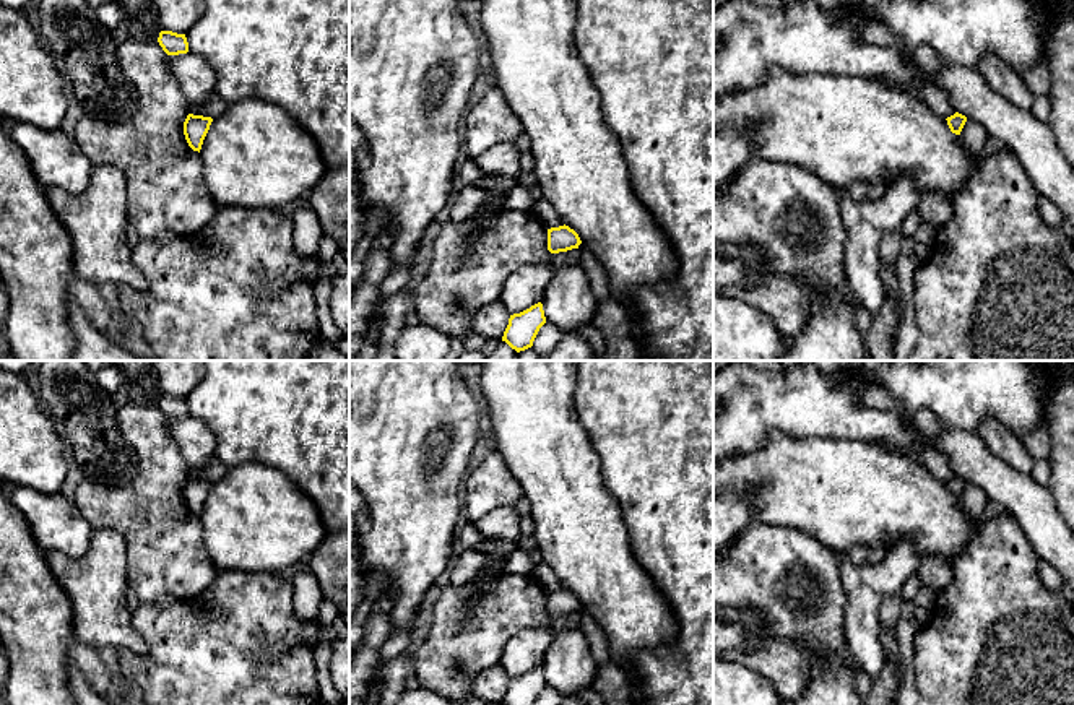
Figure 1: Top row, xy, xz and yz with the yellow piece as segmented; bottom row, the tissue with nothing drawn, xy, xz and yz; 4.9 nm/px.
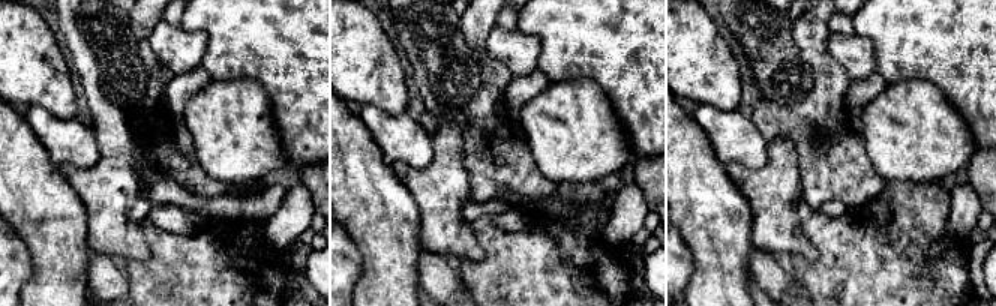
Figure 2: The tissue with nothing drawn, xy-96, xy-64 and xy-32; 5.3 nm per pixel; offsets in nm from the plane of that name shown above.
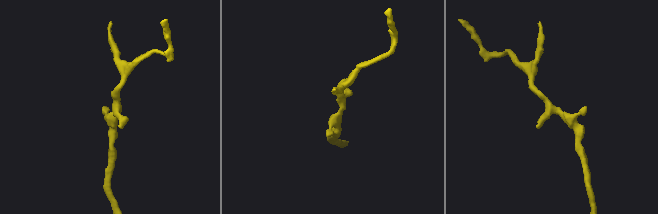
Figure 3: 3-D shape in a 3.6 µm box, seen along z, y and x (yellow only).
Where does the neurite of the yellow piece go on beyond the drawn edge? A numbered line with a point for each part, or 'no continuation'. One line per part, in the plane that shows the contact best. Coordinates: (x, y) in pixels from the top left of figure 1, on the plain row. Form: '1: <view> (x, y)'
no continuation

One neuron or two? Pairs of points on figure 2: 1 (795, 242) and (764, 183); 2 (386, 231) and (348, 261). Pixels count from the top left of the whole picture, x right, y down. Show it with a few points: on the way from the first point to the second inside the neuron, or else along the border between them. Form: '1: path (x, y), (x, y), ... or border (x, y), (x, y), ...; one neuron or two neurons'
1: path (780, 227), (774, 221), (773, 198); one neuron
2: border (345, 228), (360, 254), (360, 276), (354, 287); two neurons

